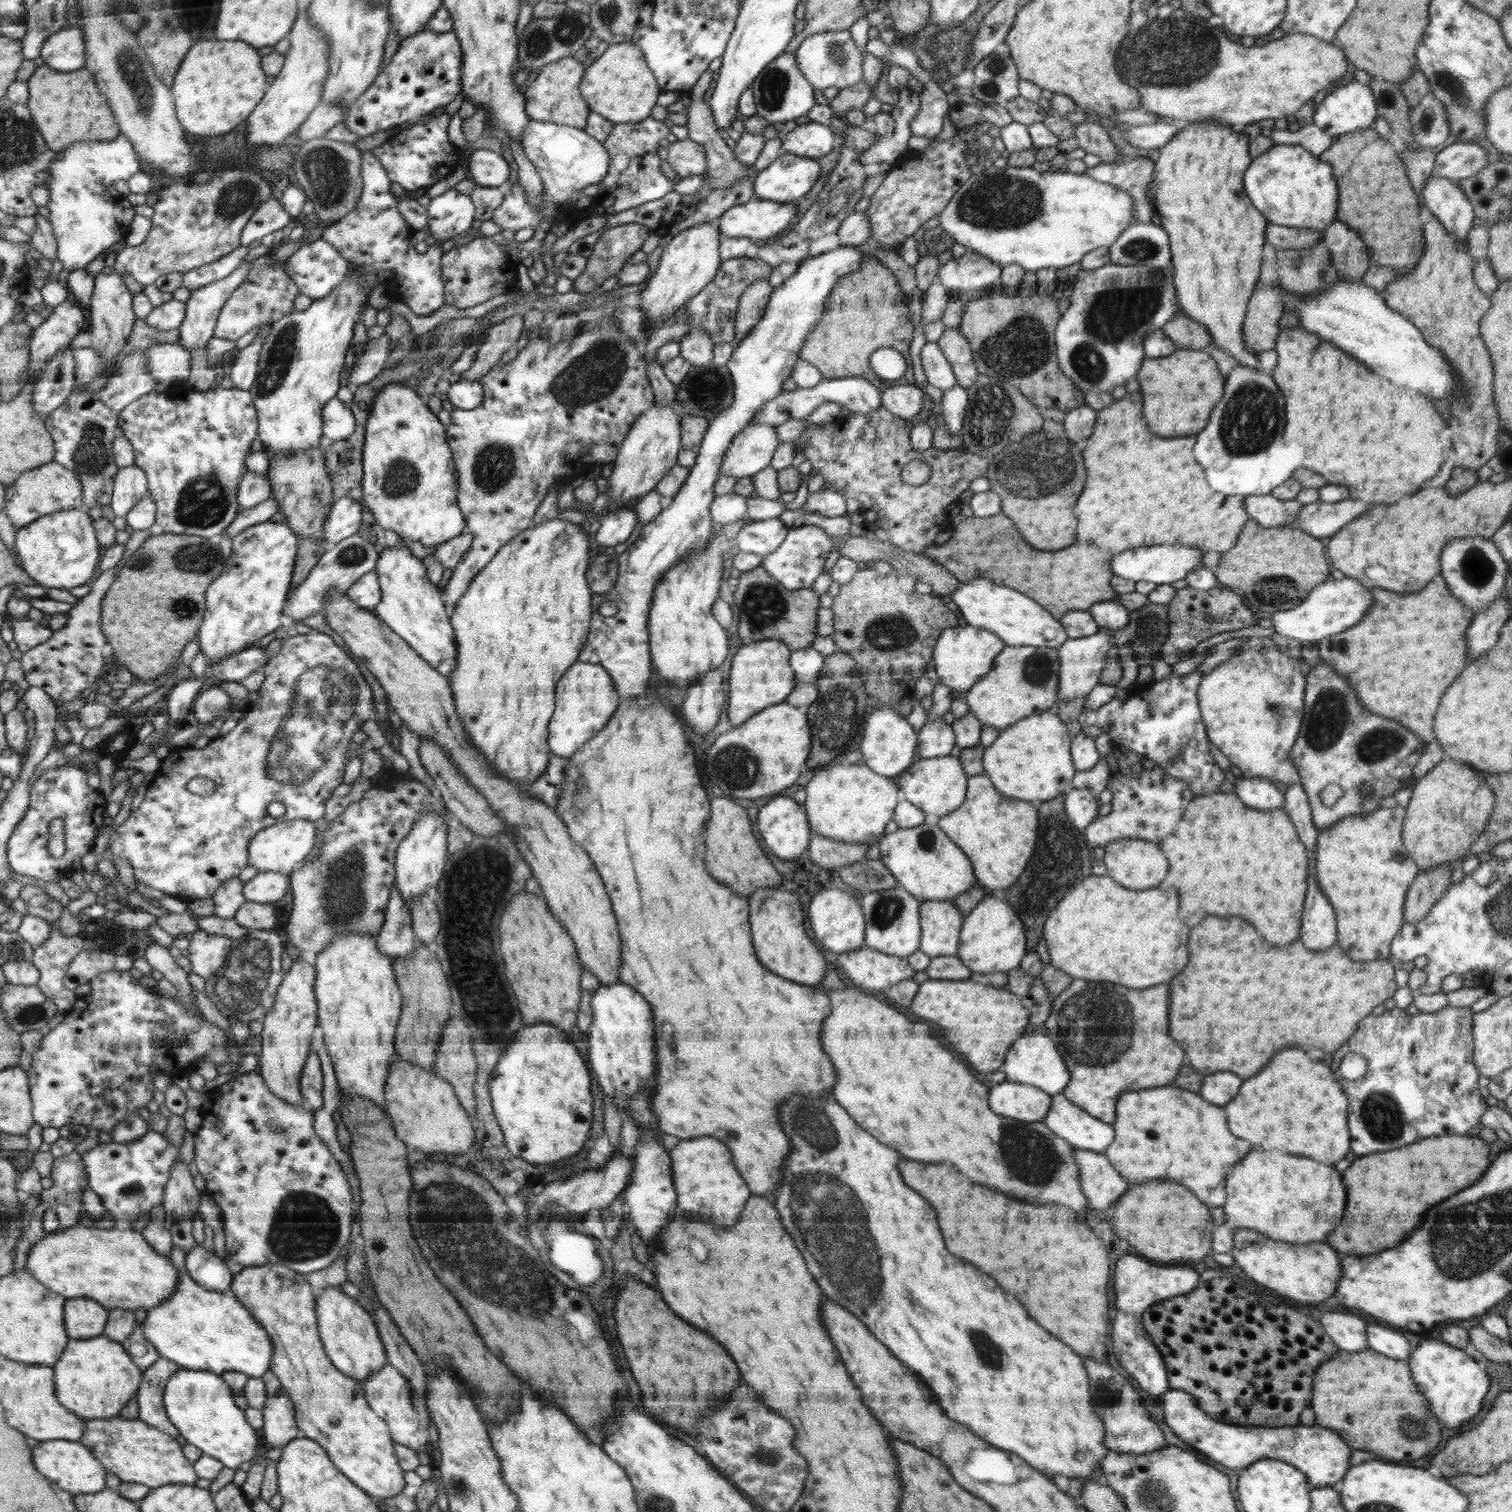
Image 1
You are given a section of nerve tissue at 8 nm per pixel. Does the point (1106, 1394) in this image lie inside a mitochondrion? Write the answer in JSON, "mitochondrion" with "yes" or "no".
{"mitochondrion":"yes"}

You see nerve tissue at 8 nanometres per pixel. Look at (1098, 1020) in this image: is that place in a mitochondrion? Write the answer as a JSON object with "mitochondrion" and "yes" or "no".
{"mitochondrion":"yes"}

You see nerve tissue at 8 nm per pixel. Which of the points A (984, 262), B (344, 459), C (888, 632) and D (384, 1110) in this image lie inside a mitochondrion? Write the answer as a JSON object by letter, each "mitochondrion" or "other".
{"A":"other","B":"other","C":"mitochondrion","D":"other"}

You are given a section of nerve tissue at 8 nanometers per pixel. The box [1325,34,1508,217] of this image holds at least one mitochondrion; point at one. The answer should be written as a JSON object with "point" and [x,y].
{"point":[1456,90]}

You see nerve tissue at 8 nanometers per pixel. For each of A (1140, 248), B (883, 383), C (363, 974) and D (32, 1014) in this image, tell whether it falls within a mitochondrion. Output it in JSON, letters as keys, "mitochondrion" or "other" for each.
{"A":"mitochondrion","B":"other","C":"other","D":"mitochondrion"}

